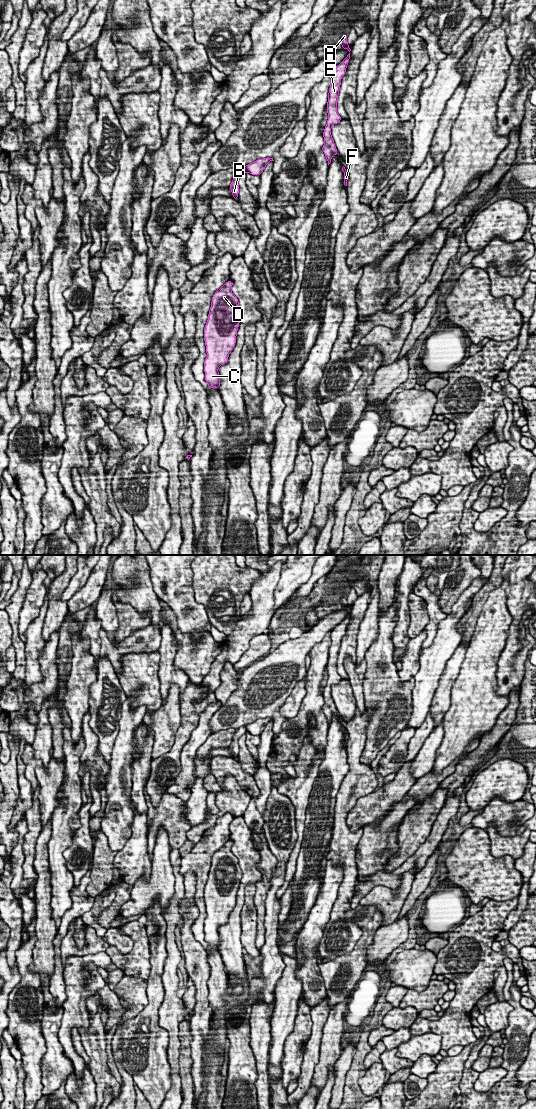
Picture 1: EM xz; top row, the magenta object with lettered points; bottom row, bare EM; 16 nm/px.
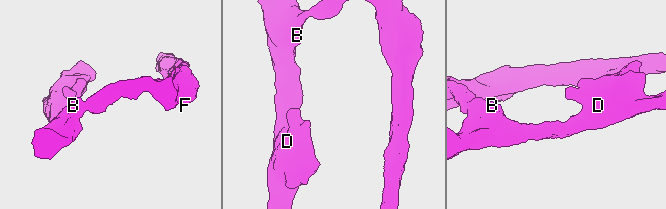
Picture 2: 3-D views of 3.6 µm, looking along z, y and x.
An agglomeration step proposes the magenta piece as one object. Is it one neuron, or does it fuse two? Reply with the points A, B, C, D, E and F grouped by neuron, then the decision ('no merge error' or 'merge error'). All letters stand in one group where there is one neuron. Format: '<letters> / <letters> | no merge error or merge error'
A E F / B C D | merge error

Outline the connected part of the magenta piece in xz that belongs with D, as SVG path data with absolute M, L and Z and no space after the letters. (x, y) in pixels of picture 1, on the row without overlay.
M227 841L212 856L208 880L204 887L204 902L207 917L204 921L205 941L209 948L220 947L220 936L218 929L221 925L228 923L228 917L236 904L237 891L242 877L242 871L238 858L232 853L233 841Z

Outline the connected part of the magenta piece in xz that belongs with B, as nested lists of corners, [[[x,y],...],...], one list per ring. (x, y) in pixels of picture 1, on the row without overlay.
[[[245,726],[238,728],[236,730],[236,732],[235,732],[235,734],[233,736],[233,740],[232,740],[232,742],[231,742],[230,746],[229,746],[229,748],[231,749],[231,753],[233,755],[233,758],[235,760],[238,759],[238,754],[239,754],[239,744],[238,744],[239,738],[242,735],[246,734],[246,732],[247,732],[247,729],[246,729]]]

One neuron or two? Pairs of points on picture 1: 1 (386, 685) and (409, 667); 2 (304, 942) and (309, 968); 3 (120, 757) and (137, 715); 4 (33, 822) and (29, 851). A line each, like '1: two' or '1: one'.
1: two
2: one
3: one
4: one

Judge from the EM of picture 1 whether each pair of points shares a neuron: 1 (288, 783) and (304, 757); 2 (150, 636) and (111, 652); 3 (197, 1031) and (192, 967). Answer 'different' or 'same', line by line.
1: same
2: same
3: same

